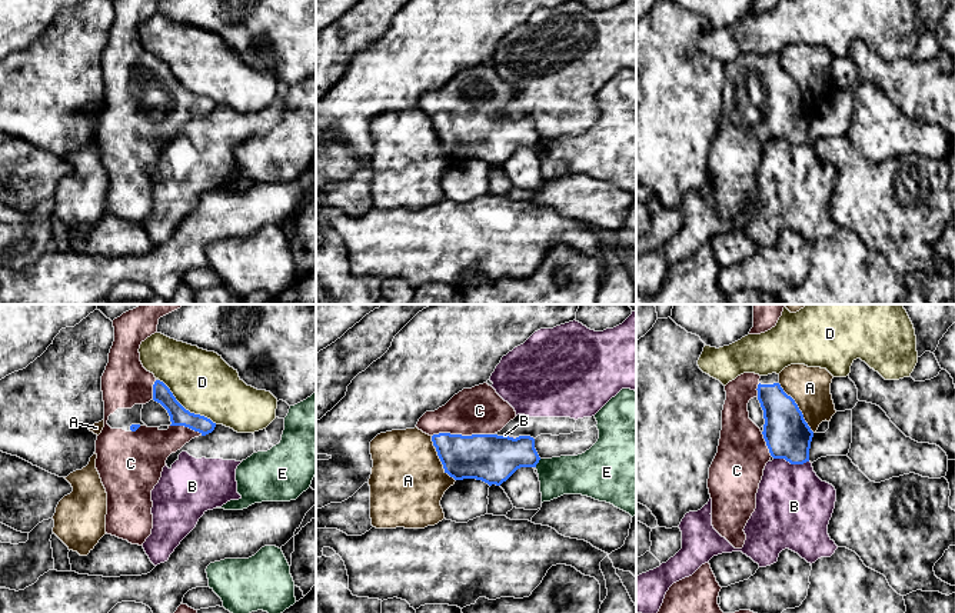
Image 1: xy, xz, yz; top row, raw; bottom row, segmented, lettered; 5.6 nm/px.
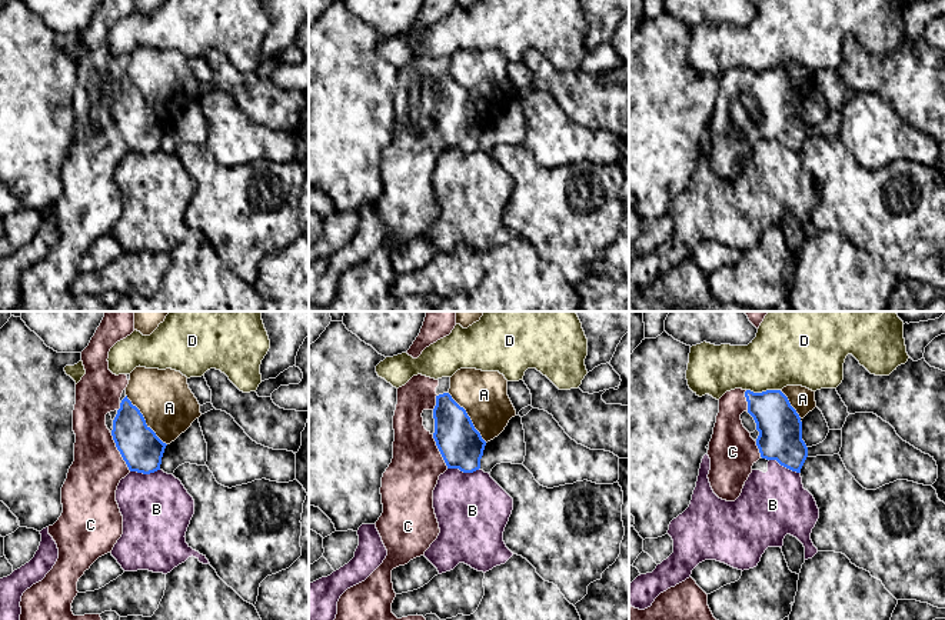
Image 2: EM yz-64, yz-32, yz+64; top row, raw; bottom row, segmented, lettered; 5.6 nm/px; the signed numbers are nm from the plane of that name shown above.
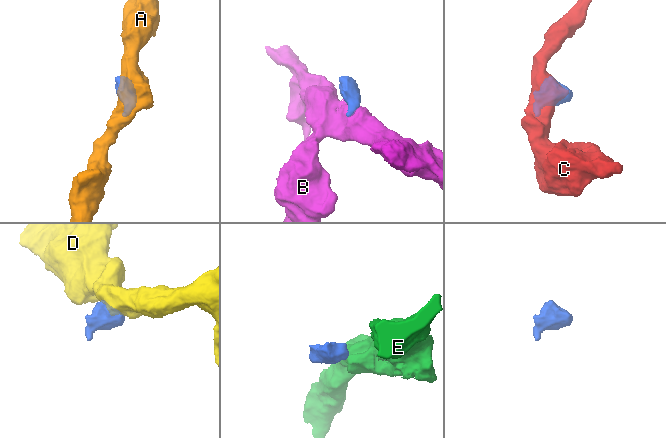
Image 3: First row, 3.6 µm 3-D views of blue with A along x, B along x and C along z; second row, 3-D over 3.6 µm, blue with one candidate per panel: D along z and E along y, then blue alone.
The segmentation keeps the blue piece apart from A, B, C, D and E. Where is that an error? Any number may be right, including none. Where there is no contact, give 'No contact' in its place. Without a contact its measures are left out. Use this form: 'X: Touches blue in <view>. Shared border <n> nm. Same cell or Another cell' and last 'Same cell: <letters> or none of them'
A: Touches blue in yz. Shared border 340 nm. Another cell
B: Touches blue in yz. Shared border 200 nm. Another cell
C: Touches blue in xz. Shared border 360 nm. Same cell
D: Touches blue in xy. Shared border 420 nm. Another cell
E: Touches blue in xz. Shared border 60 nm. Another cell
Same cell: C

